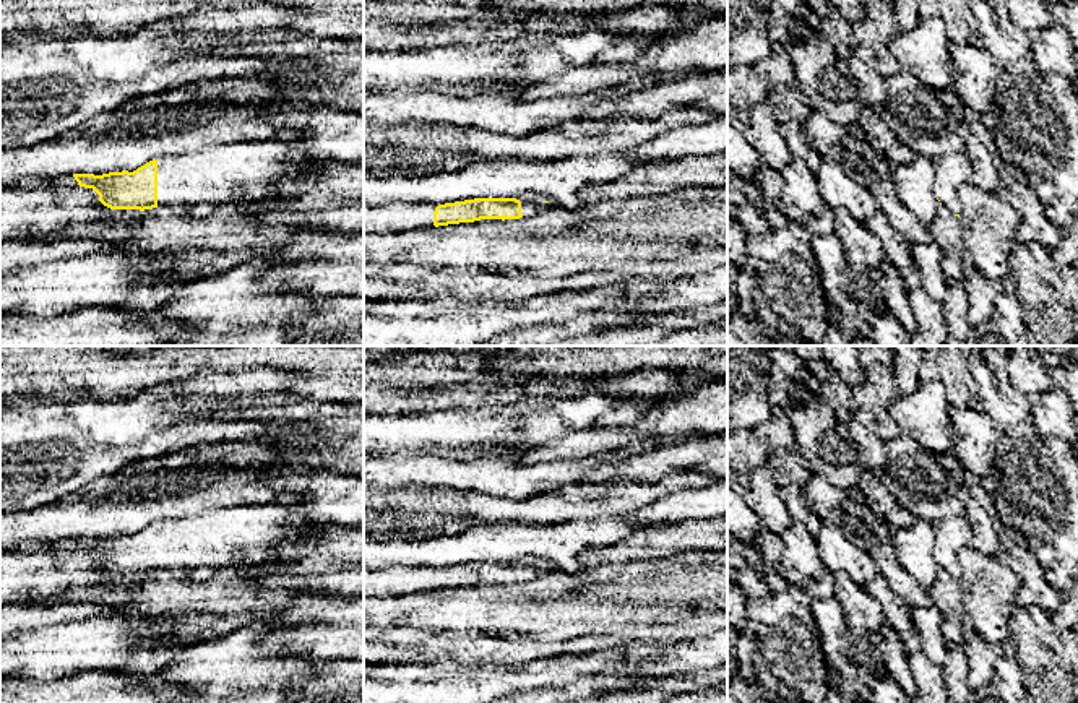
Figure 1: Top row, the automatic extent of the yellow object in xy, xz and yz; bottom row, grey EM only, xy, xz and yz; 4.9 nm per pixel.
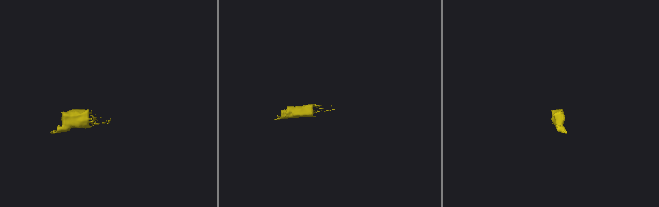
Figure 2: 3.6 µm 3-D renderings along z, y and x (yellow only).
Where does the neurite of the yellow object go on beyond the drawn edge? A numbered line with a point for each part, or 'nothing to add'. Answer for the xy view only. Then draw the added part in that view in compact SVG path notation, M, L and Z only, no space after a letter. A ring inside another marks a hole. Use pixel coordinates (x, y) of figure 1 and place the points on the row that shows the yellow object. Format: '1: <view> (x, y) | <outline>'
1: xy (223, 174) | M286 138L235 141L182 156L161 156L157 161L157 206L203 203L209 208L239 201L244 195L263 195L273 182L304 174L320 164L300 157Z

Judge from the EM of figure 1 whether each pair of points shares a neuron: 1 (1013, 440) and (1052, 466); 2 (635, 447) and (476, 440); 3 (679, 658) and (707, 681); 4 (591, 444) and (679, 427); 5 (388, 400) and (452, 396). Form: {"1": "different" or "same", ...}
{"1": "same", "2": "different", "3": "different", "4": "same", "5": "same"}

